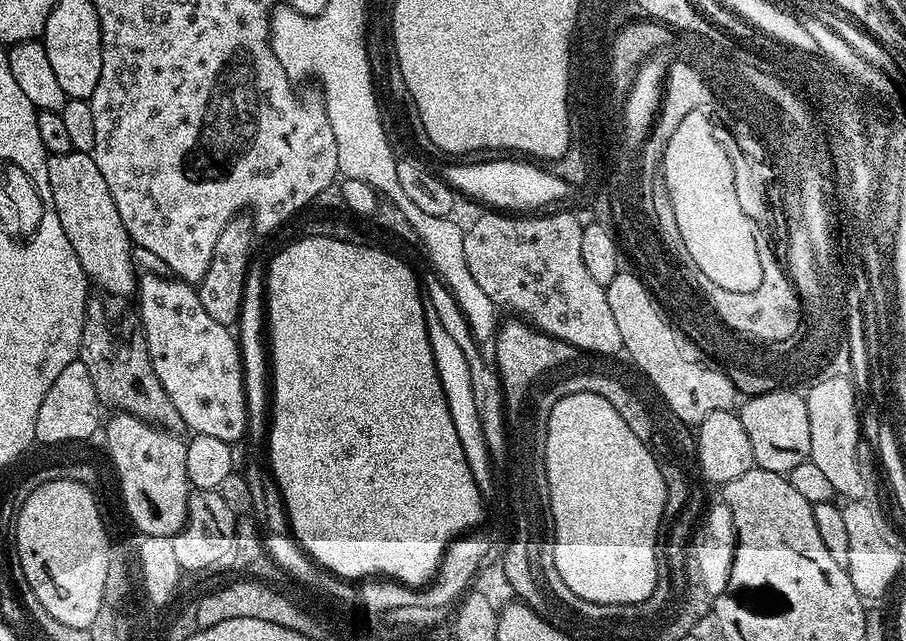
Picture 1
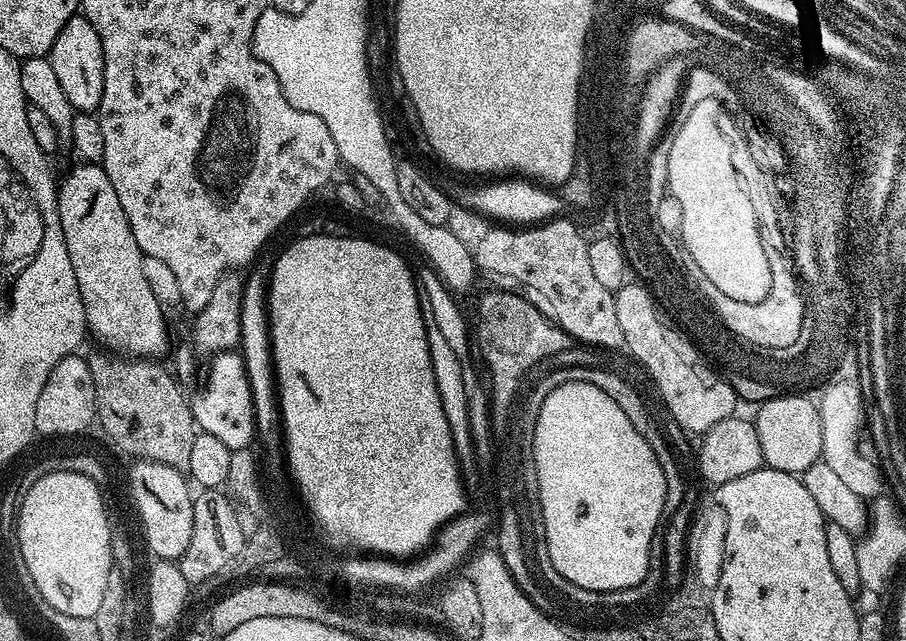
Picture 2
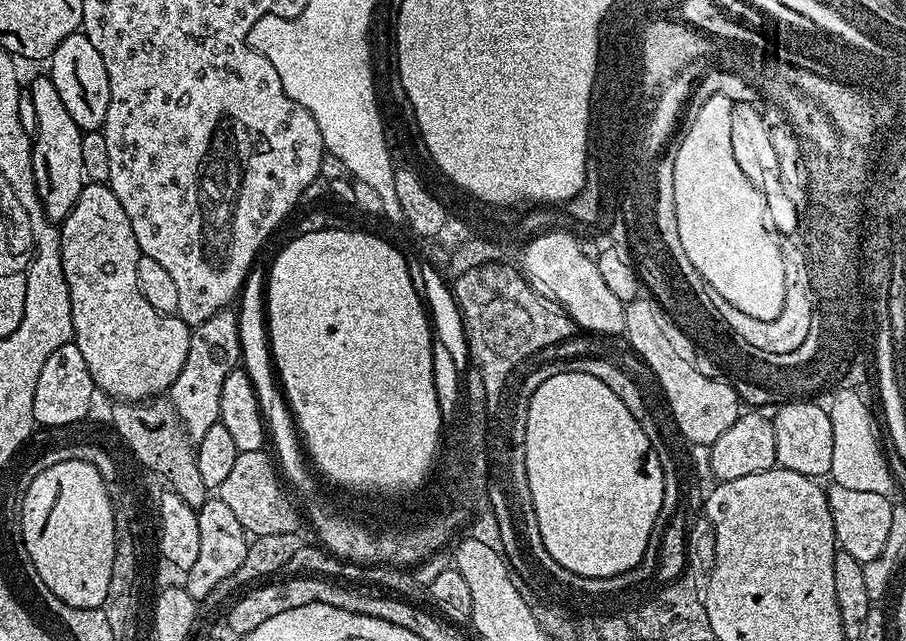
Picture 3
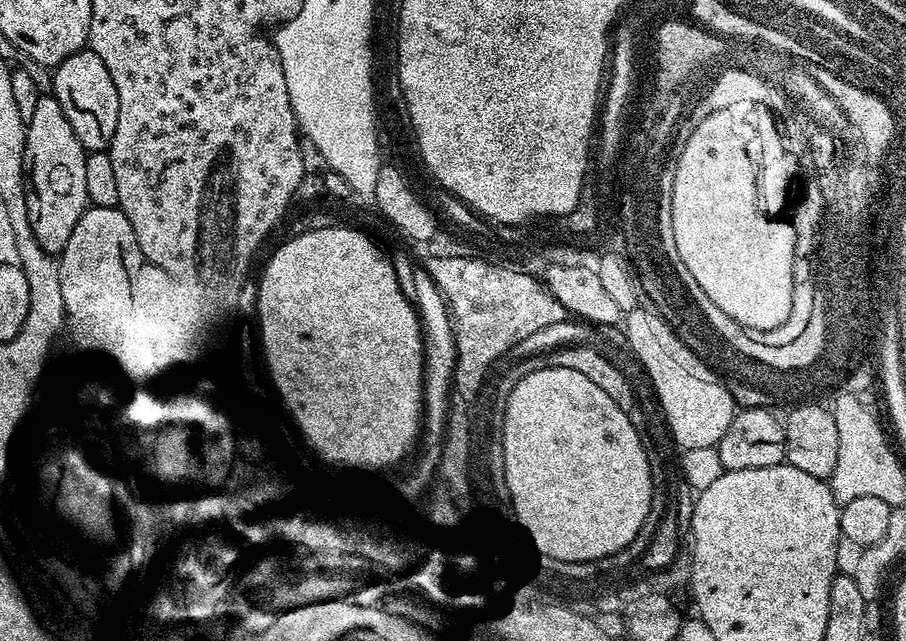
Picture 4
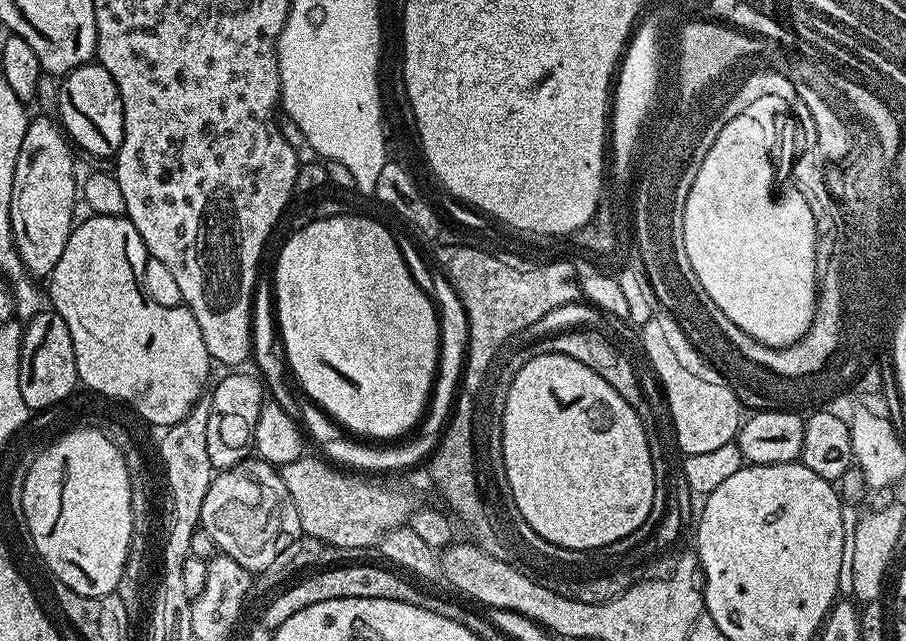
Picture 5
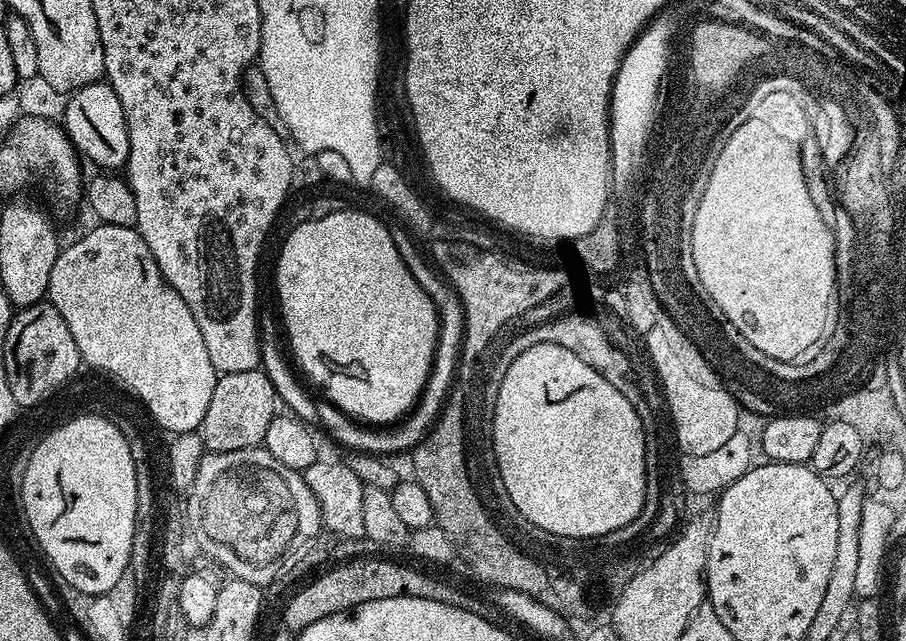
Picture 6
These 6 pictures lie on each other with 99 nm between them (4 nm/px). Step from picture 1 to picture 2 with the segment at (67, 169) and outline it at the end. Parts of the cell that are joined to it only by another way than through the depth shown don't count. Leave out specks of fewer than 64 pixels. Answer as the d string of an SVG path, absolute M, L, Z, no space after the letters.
M80 162L77 168L72 168L65 174L64 180L59 181L56 194L56 205L60 215L60 225L62 234L66 238L66 250L70 254L70 266L74 266L74 278L78 278L78 294L82 294L82 306L86 310L86 322L88 323L88 332L96 335L101 340L101 345L115 350L117 353L126 357L149 357L160 358L168 348L168 324L164 321L164 308L160 305L160 300L156 297L156 292L152 289L152 284L148 281L148 272L144 269L146 257L141 252L138 242L134 242L134 234L130 230L130 222L126 218L126 210L122 210L122 202L118 202L118 194L114 194L114 186L106 174L106 170L96 162Z

